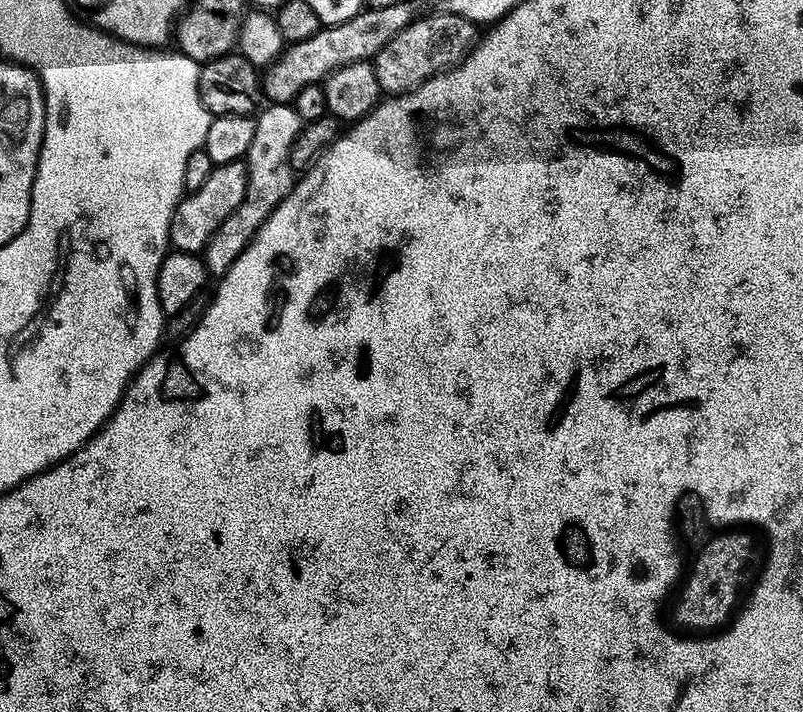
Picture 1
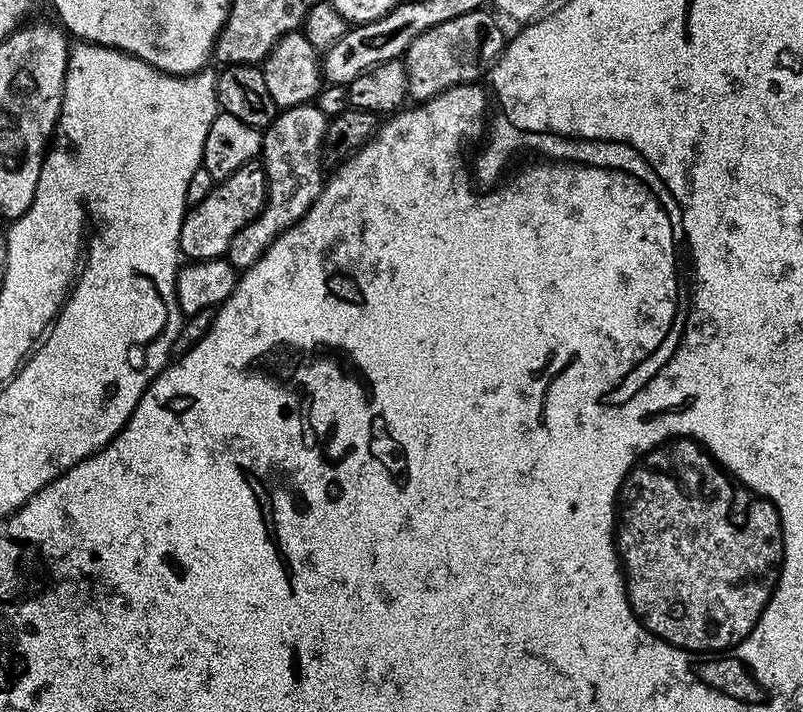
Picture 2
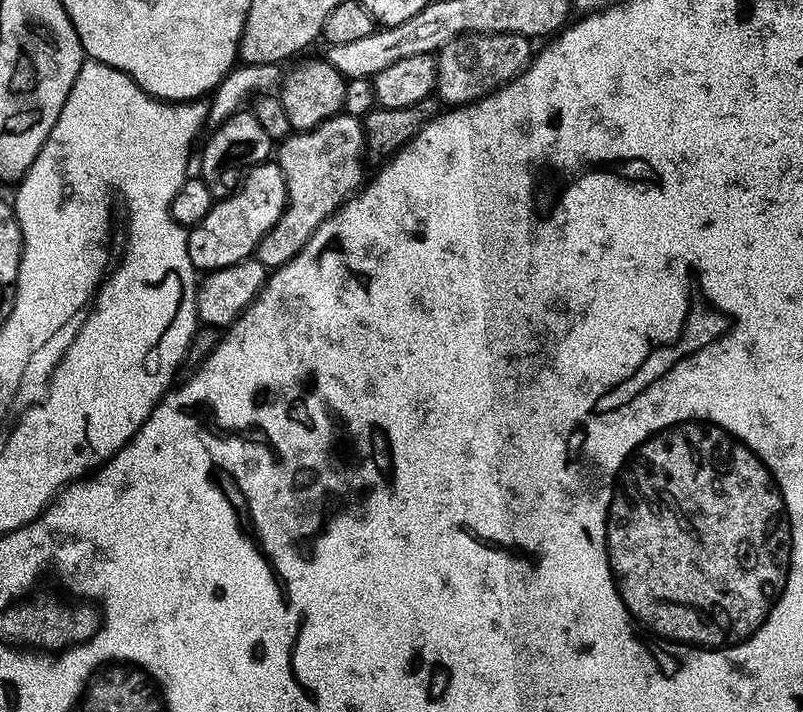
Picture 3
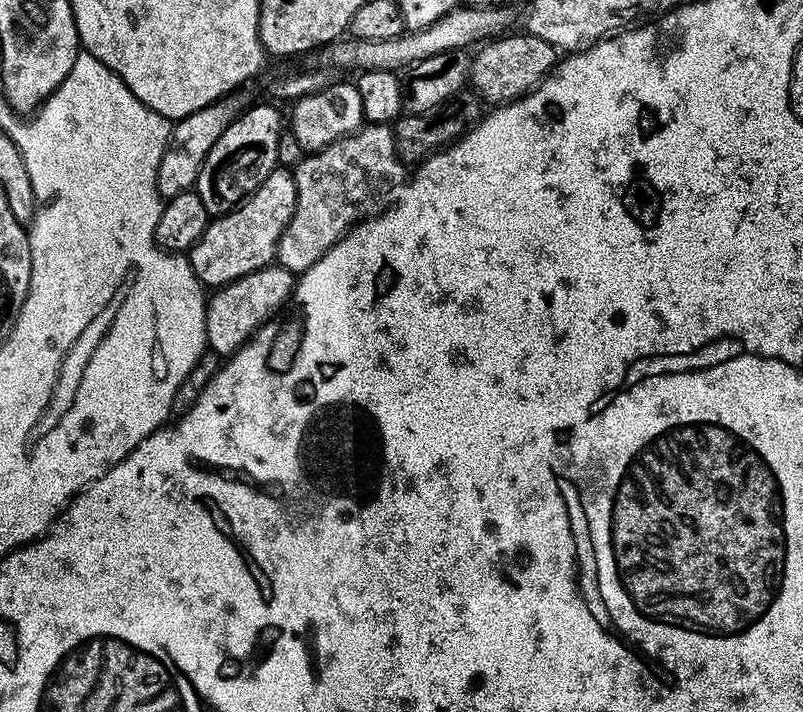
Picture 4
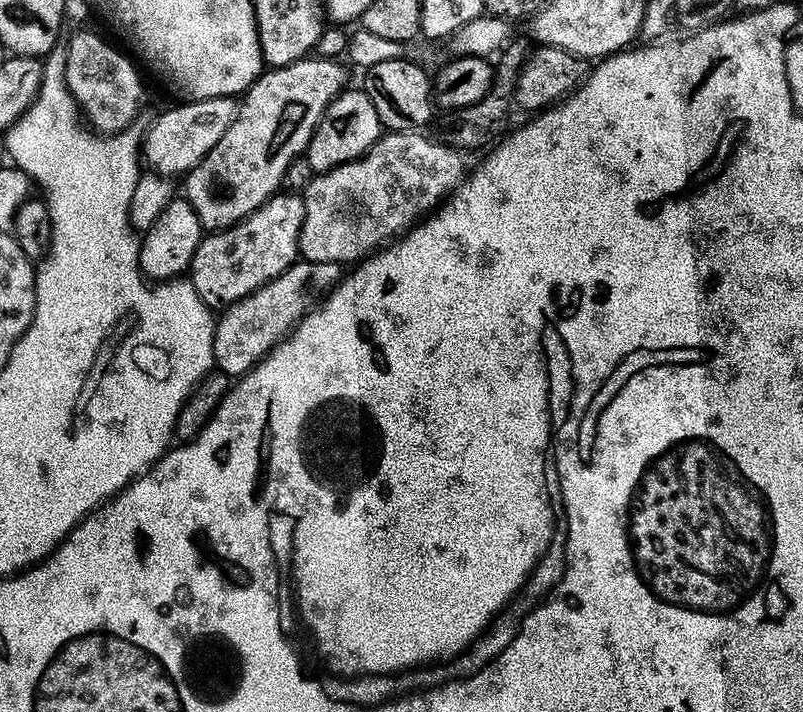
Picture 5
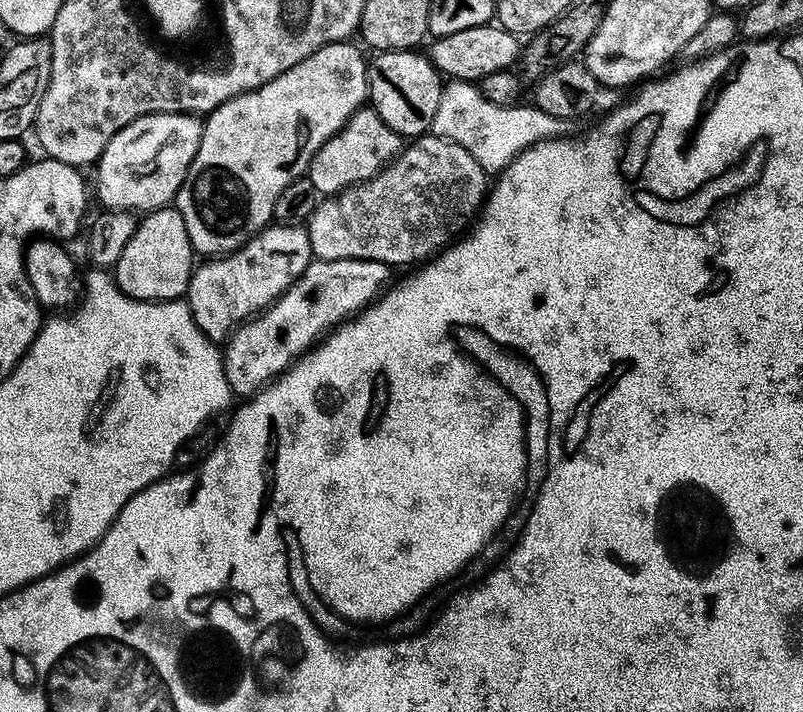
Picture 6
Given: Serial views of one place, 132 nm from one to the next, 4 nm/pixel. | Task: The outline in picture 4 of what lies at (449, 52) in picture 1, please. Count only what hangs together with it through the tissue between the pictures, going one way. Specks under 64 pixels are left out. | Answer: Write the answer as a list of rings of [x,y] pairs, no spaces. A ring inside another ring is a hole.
[[[504,34],[481,43],[472,56],[468,84],[485,105],[508,104],[519,100],[527,92],[533,92],[558,63],[558,50],[550,42],[527,34],[510,35]]]

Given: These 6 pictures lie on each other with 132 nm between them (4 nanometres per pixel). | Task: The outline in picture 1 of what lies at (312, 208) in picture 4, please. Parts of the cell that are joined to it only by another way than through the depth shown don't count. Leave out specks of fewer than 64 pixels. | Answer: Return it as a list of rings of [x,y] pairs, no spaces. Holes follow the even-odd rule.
[[[292,104],[267,105],[264,113],[256,116],[254,126],[254,138],[250,141],[250,150],[246,157],[248,165],[248,181],[246,182],[246,194],[242,202],[238,202],[238,210],[214,230],[210,242],[206,242],[202,259],[209,277],[219,278],[224,276],[238,262],[238,254],[246,250],[246,246],[252,243],[252,239],[258,234],[262,222],[274,214],[274,210],[290,194],[294,183],[294,173],[291,168],[290,154],[295,139],[298,138],[302,122],[298,118],[295,107]]]

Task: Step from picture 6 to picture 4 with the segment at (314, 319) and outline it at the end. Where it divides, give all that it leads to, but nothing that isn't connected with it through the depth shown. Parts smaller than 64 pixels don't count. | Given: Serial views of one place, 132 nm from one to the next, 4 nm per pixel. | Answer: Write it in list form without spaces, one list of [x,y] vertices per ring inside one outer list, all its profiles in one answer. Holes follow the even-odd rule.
[[[273,262],[262,266],[262,270],[254,270],[254,274],[246,274],[215,289],[206,300],[208,348],[221,358],[233,356],[267,320],[273,319],[291,301],[296,282],[297,277],[290,270]]]

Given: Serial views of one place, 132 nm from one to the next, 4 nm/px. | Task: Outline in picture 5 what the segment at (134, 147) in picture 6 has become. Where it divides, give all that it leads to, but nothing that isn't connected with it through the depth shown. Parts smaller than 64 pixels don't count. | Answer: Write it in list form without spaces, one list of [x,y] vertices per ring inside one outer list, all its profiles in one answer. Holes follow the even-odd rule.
[[[219,96],[177,105],[177,108],[162,113],[142,140],[143,163],[151,171],[169,178],[183,177],[191,172],[210,150],[214,150],[214,146],[218,146],[218,138],[222,138],[234,122],[238,100],[234,96]]]

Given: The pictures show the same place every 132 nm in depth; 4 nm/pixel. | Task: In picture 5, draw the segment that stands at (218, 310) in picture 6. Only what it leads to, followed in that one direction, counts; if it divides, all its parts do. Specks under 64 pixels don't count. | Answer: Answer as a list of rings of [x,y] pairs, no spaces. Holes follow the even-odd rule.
[[[280,190],[234,226],[201,236],[186,273],[194,290],[198,290],[198,298],[202,298],[208,308],[223,310],[278,278],[278,274],[285,272],[298,259],[305,214],[303,195]]]

